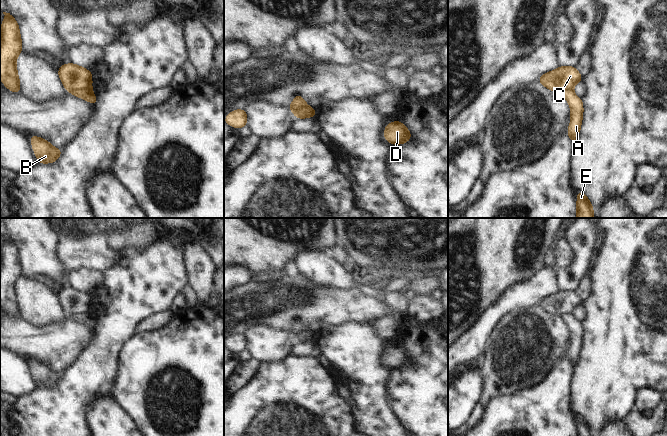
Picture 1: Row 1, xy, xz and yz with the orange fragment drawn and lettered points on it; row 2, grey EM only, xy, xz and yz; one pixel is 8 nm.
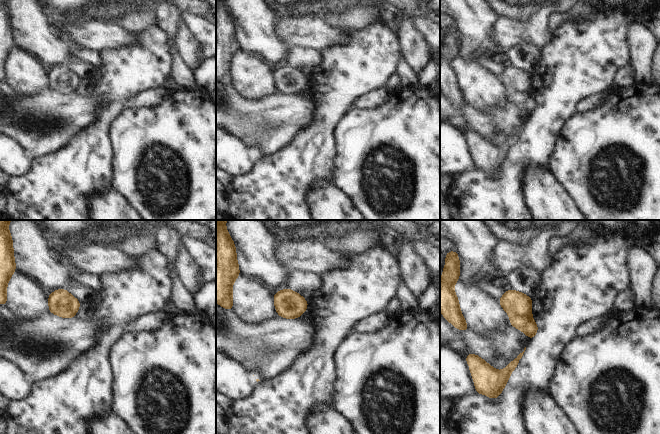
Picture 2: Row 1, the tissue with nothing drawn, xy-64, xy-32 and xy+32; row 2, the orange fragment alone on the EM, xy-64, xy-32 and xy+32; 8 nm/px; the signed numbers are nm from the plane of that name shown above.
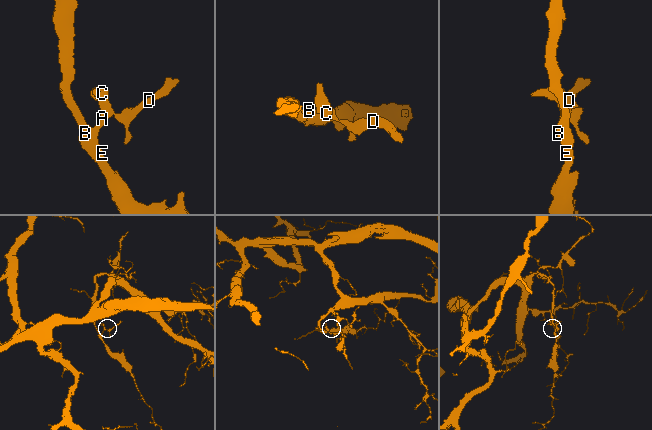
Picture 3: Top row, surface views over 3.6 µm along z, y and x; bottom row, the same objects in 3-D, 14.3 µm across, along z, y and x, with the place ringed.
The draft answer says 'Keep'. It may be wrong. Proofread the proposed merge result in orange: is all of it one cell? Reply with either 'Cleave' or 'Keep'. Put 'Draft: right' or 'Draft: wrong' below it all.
Cleave.
Draft: wrong

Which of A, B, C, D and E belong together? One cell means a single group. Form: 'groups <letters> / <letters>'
groups A B D E / C

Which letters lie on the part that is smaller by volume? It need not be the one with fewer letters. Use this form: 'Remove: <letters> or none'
Remove: C

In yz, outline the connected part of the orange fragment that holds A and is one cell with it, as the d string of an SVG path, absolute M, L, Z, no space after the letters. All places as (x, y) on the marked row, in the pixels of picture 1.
M564 90L562 94L571 108L571 123L567 133L570 140L575 143L579 136L581 121L583 118L583 101L575 95L573 90Z

